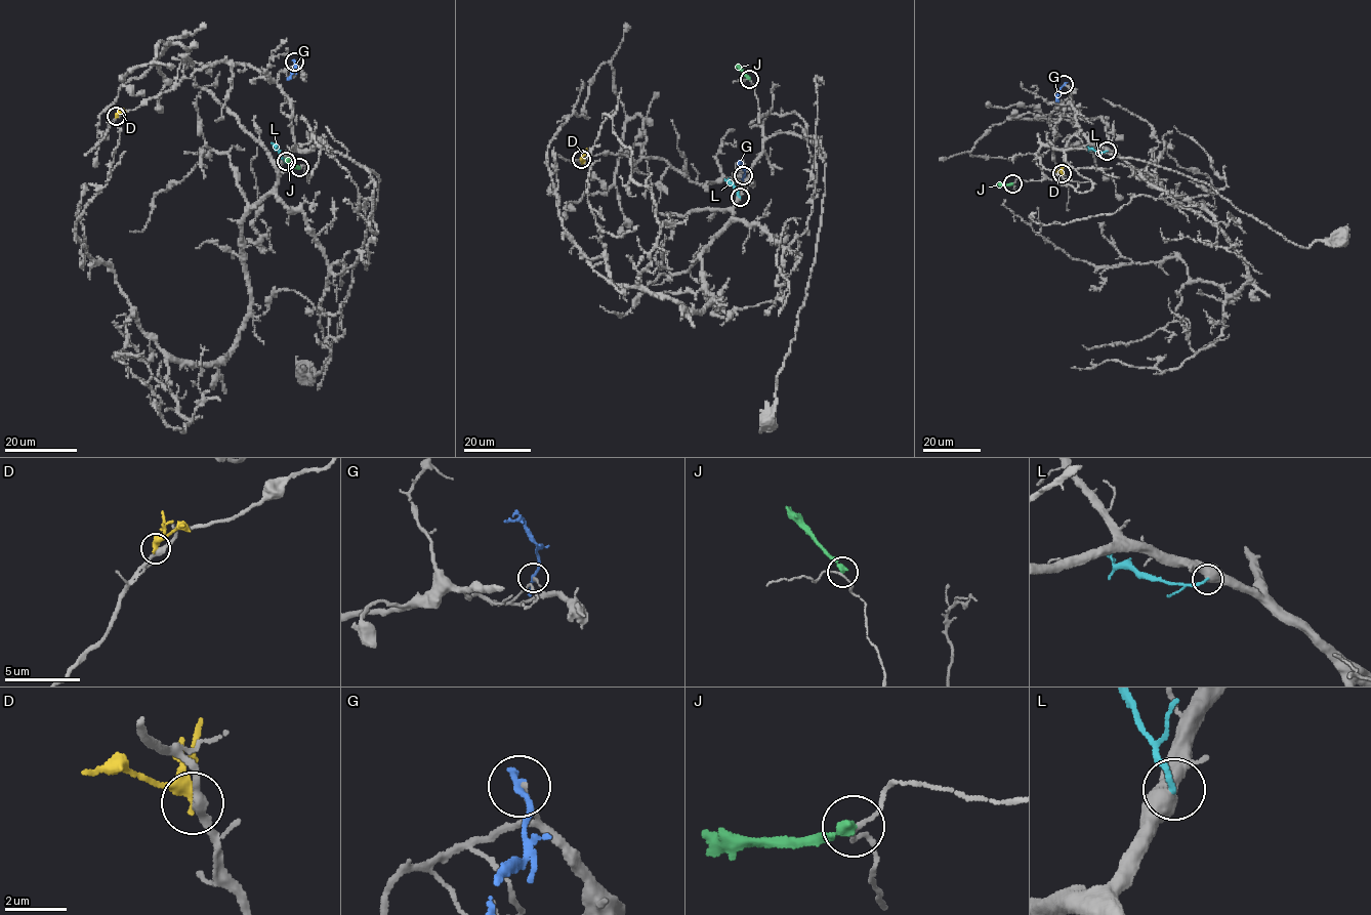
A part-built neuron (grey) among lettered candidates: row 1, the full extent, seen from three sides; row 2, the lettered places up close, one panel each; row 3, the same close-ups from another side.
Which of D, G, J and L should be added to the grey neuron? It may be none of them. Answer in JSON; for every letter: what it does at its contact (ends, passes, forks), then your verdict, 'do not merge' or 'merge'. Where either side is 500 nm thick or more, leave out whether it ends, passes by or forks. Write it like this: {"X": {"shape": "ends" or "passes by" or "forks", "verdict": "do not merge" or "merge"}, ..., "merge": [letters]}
{"D": {"shape": "passes by", "verdict": "do not merge"}, "G": {"shape": "passes by", "verdict": "do not merge"}, "J": {"shape": "ends", "verdict": "do not merge"}, "L": {"verdict": "do not merge"}, "merge": []}

